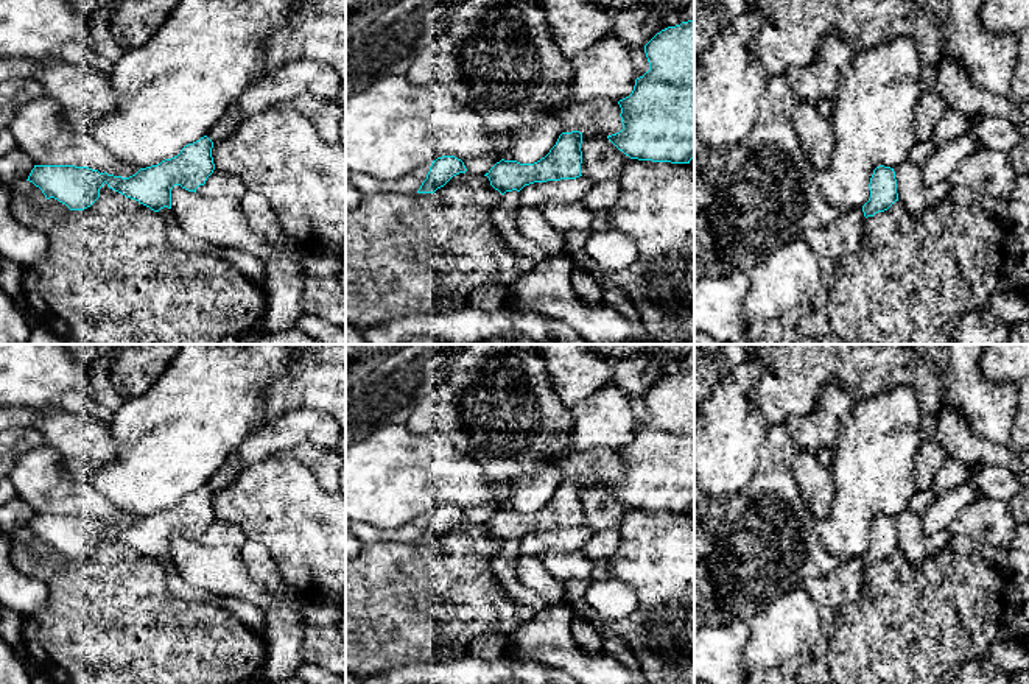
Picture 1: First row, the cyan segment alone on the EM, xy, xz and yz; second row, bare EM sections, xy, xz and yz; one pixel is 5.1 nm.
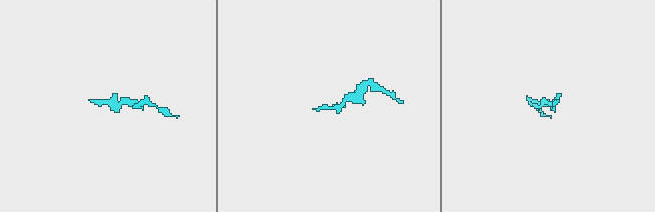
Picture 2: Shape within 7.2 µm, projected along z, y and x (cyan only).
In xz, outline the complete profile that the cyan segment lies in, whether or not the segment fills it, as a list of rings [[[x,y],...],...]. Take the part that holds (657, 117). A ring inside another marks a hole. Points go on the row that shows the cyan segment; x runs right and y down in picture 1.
[[[694,20],[662,30],[644,45],[644,53],[649,70],[635,79],[632,93],[618,101],[623,129],[607,139],[630,159],[690,164],[694,157]]]

